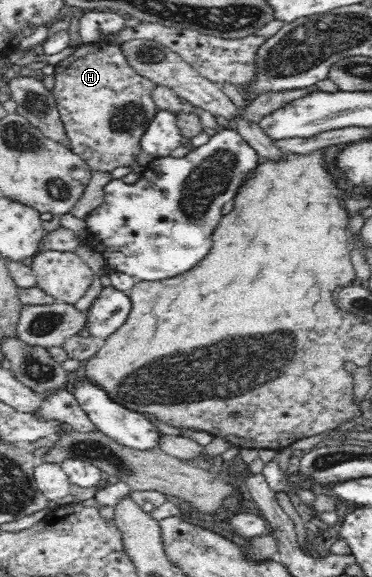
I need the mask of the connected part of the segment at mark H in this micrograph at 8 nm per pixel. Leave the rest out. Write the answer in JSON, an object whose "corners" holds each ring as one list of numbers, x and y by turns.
{"corners":[[104,41,82,44,71,56,55,64,53,76,55,85,50,92,54,95,71,151,80,156,92,172,111,174,115,168,138,165,136,156,142,152,142,135,158,110,151,95,152,88,157,84,140,76,130,67,120,45]]}

